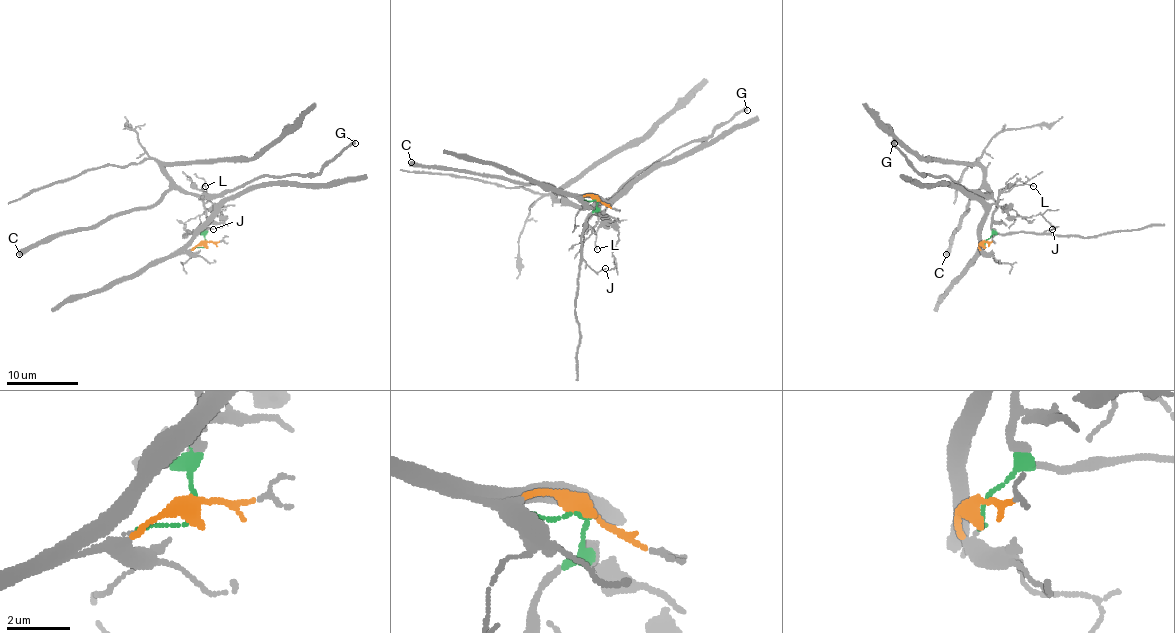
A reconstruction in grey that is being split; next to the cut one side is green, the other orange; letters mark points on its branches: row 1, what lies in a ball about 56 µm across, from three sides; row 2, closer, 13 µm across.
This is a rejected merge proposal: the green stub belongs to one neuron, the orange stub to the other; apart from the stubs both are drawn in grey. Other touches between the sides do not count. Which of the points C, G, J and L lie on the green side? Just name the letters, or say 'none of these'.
C, G, J, L

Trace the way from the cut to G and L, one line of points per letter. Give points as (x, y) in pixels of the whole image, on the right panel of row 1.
G: (985, 244), (992, 233), (992, 211), (996, 202), (963, 188), (945, 175), (922, 175), (893, 143)
L: (985, 244), (992, 233), (992, 211), (998, 197), (1014, 186), (1034, 186)

